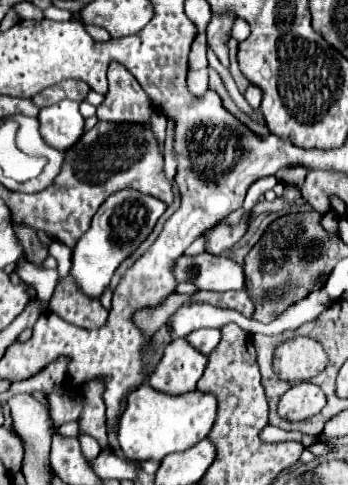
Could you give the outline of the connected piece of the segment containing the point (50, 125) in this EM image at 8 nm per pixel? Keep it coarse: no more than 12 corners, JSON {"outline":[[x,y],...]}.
{"outline":[[60,100],[38,114],[42,138],[70,148],[84,132],[78,102]]}

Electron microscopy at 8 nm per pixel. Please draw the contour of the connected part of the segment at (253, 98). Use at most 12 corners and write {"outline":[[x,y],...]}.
{"outline":[[250,84],[244,98],[254,110],[260,108],[262,90]]}

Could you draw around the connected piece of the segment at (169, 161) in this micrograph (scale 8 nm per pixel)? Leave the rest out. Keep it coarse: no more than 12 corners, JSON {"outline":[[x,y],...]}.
{"outline":[[170,132],[164,148],[164,174],[172,182],[176,174],[176,162],[172,156]]}

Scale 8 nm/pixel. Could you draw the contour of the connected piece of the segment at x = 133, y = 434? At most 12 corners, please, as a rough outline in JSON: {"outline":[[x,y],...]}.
{"outline":[[144,382],[118,442],[128,460],[162,460],[204,440],[216,402]]}

